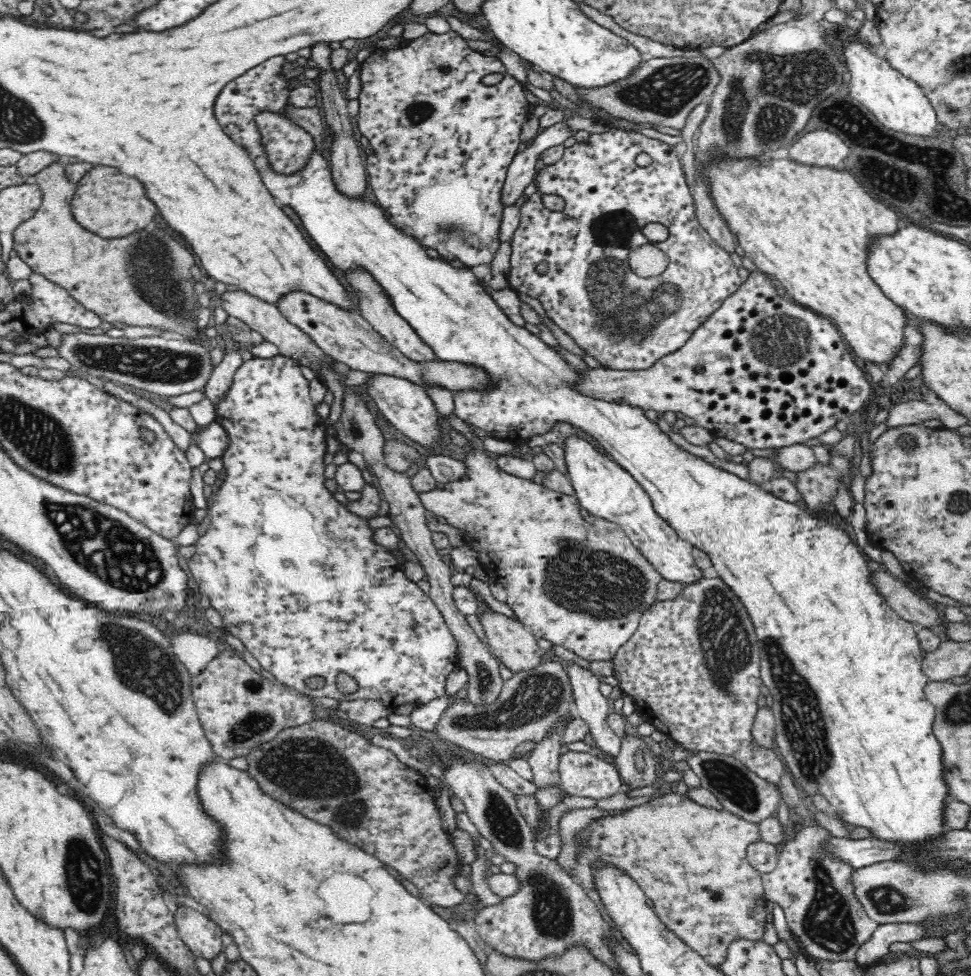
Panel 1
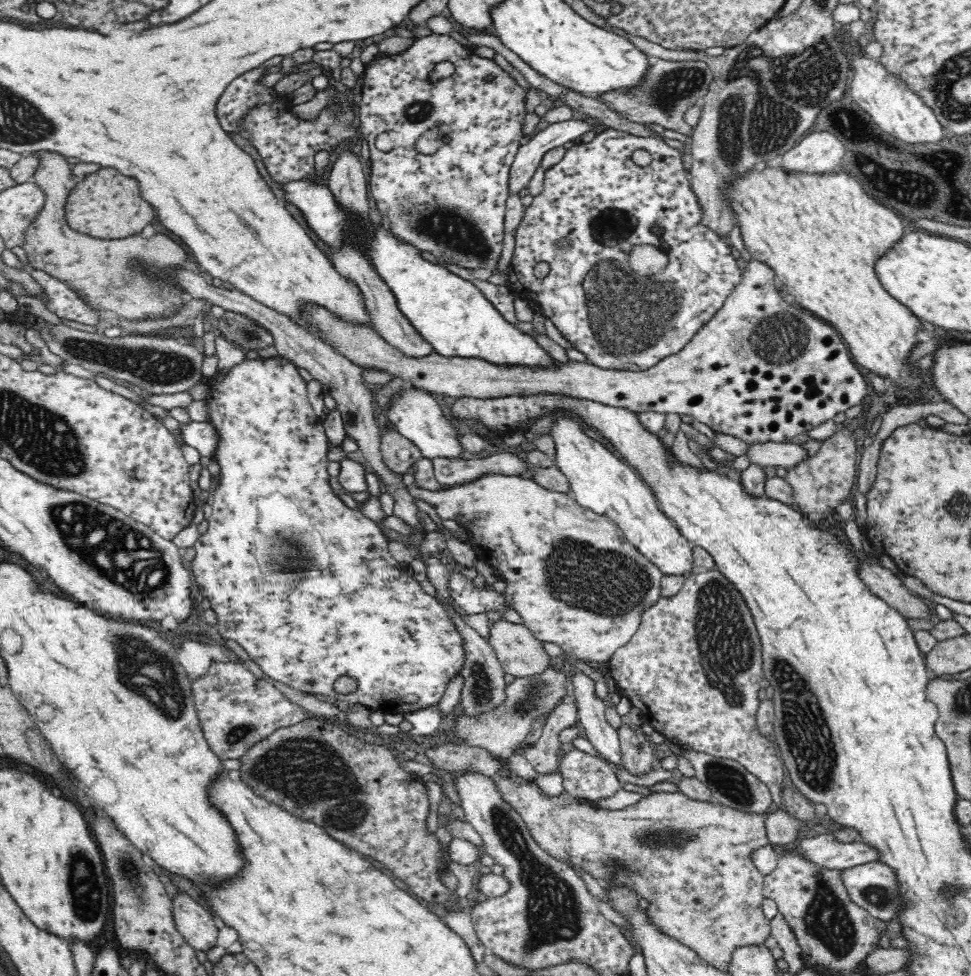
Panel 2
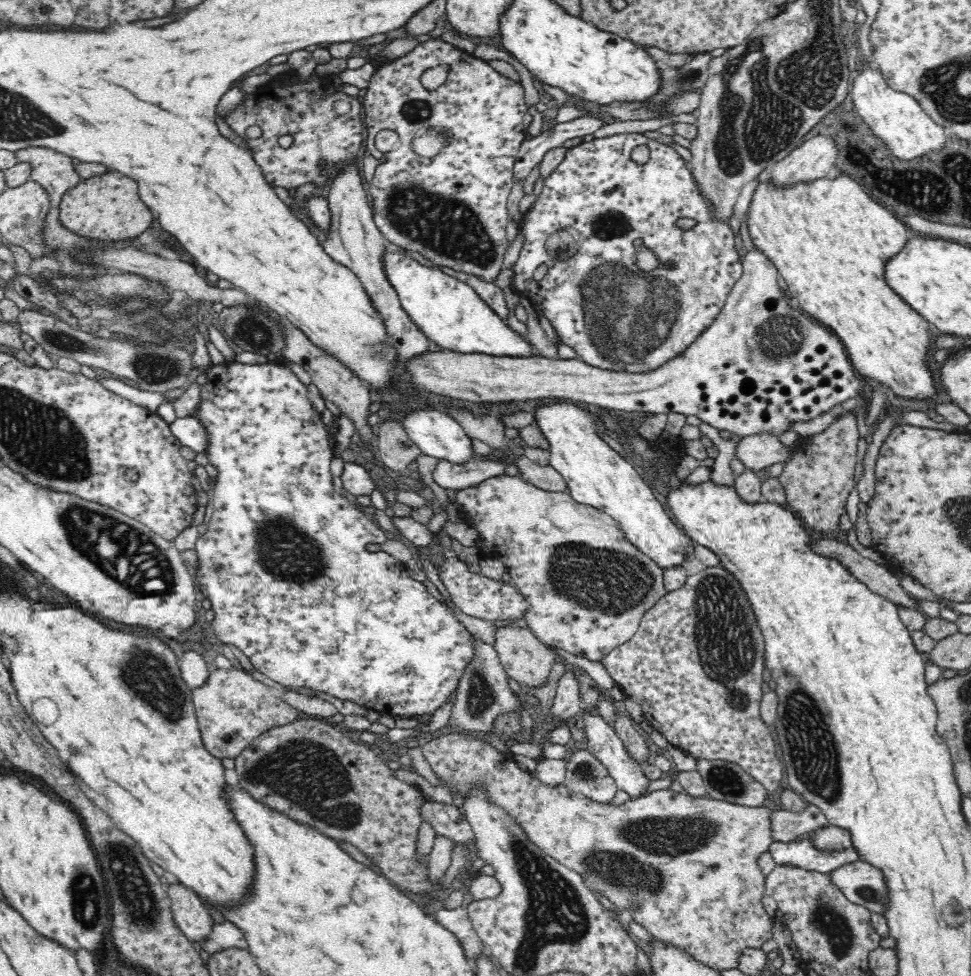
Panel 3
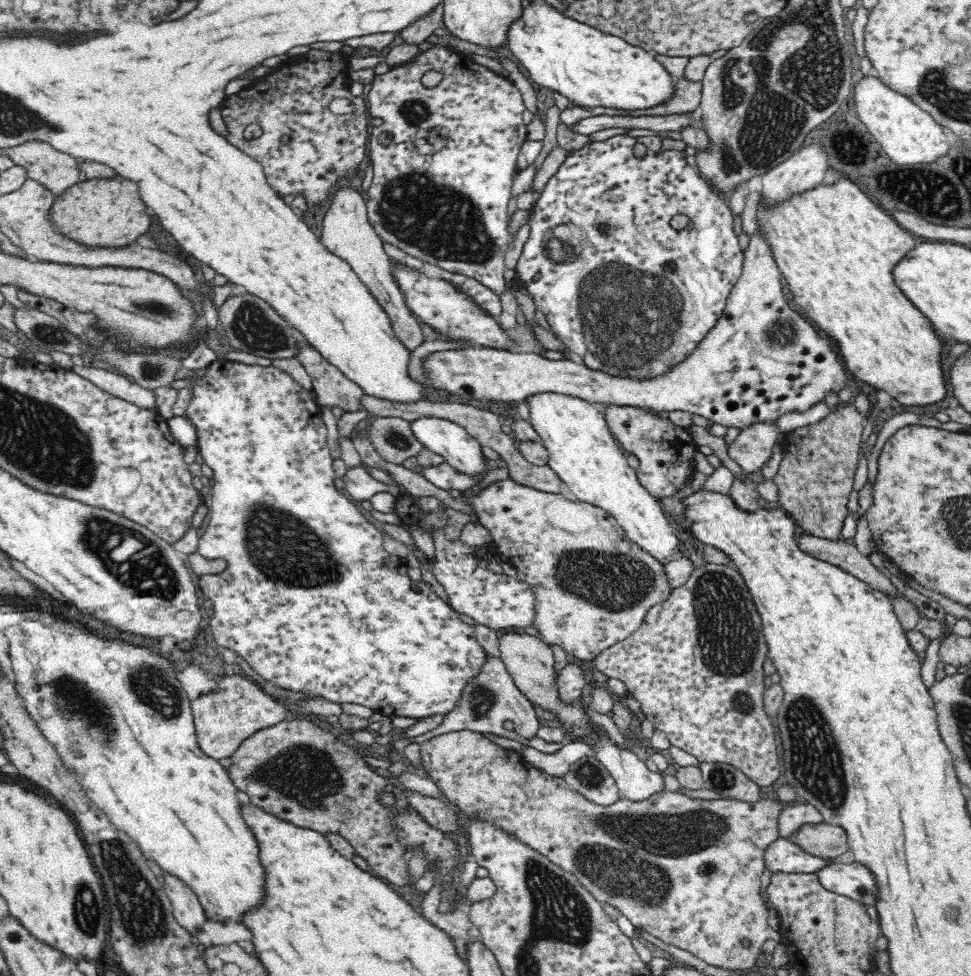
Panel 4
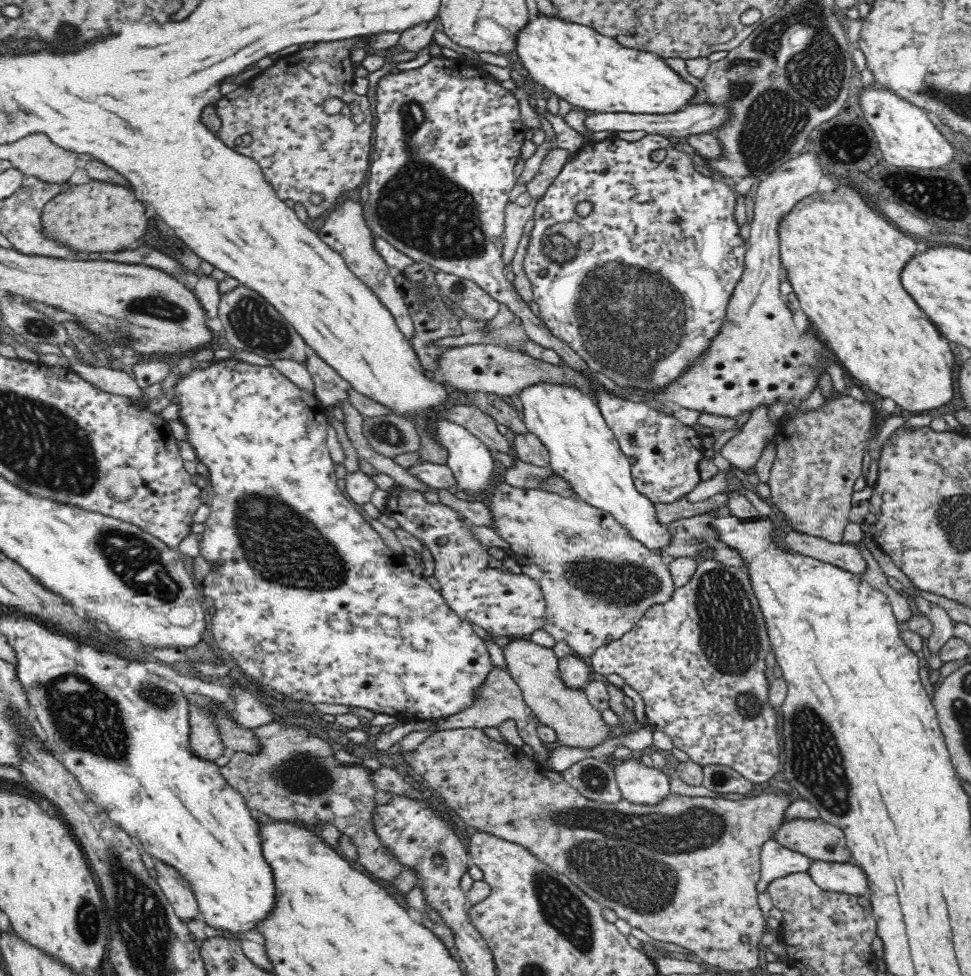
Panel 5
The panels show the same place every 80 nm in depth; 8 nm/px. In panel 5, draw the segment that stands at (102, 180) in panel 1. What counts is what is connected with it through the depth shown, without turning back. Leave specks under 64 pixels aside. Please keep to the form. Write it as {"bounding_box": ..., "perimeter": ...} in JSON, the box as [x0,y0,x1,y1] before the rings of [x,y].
{"bounding_box":[42,179,148,252],"perimeter":[[[86,179],[57,194],[42,208],[42,233],[76,252],[120,252],[144,236],[148,218],[130,188]]]}

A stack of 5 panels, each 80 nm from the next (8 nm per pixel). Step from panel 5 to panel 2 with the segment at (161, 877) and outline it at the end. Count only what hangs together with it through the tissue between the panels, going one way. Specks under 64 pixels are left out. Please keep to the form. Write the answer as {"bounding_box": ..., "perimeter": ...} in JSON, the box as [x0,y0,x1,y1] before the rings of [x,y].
{"bounding_box":[171,891,218,951],"perimeter":[[[184,891],[176,892],[171,902],[176,928],[190,946],[204,951],[216,946],[218,928],[206,908]]]}

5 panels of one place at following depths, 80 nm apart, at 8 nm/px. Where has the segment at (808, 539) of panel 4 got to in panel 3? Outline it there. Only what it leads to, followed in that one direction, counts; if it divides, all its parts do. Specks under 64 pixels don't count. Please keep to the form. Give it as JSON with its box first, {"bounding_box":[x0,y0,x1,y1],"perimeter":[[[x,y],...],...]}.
{"bounding_box":[811,539,918,610],"perimeter":[[[816,539],[811,550],[823,558],[833,558],[863,582],[873,593],[887,598],[890,602],[918,610],[915,598],[904,590],[896,576],[884,566],[861,556],[852,546],[836,540]]]}

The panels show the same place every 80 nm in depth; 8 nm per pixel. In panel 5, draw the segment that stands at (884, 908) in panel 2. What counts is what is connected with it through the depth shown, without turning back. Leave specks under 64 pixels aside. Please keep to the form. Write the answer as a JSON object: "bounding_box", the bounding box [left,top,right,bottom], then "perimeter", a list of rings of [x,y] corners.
{"bounding_box":[806,859,870,898],"perimeter":[[[812,859],[806,870],[812,881],[822,890],[845,892],[854,896],[870,898],[868,879],[860,867],[851,863],[824,862]]]}

